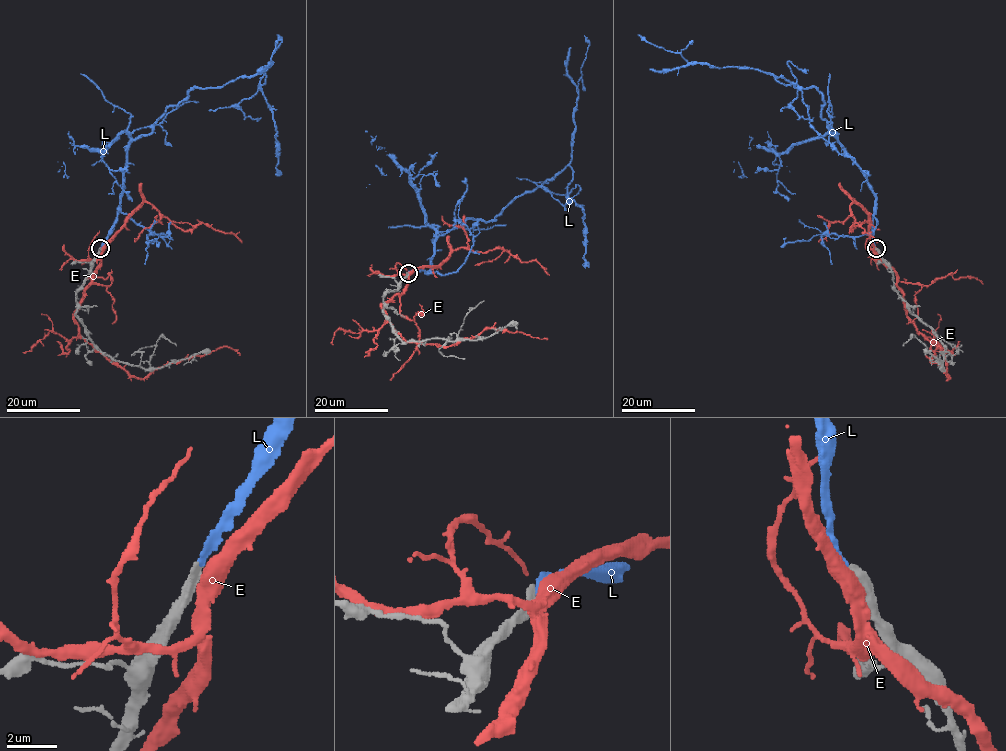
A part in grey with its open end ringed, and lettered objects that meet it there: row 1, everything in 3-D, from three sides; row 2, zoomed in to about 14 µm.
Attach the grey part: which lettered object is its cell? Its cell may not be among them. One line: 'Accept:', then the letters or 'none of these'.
Accept: L

